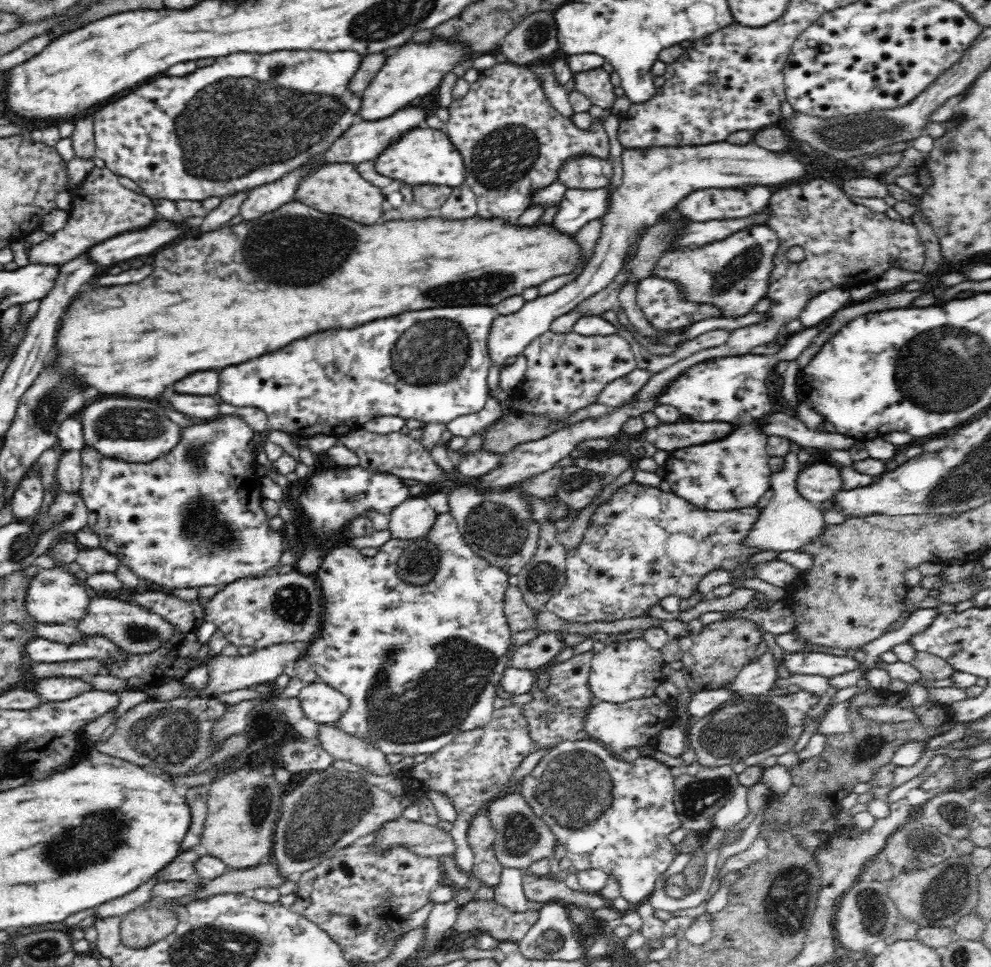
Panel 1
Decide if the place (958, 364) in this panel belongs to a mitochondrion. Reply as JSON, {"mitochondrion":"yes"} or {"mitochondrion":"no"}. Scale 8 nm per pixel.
{"mitochondrion":"yes"}

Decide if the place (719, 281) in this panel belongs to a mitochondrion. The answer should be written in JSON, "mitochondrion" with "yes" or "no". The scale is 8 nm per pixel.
{"mitochondrion":"yes"}

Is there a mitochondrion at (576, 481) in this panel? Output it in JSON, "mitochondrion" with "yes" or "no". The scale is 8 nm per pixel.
{"mitochondrion":"yes"}

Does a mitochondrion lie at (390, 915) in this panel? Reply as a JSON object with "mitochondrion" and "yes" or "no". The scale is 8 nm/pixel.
{"mitochondrion":"no"}

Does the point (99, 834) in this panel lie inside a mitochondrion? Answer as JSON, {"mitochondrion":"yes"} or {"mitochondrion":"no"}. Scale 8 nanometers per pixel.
{"mitochondrion":"yes"}

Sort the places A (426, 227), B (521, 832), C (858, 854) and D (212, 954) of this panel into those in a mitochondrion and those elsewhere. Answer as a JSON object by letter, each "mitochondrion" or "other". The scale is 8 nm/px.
{"A":"other","B":"mitochondrion","C":"other","D":"mitochondrion"}

